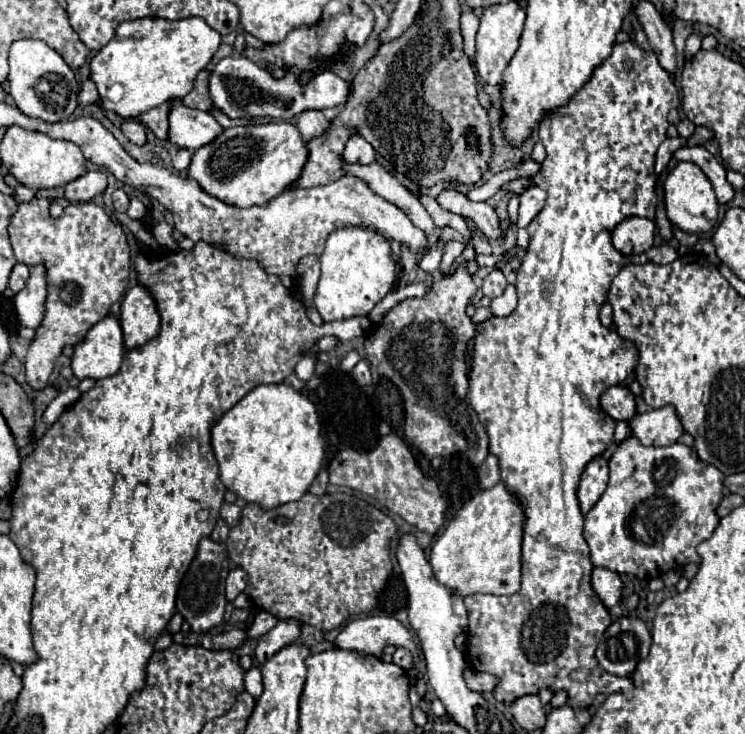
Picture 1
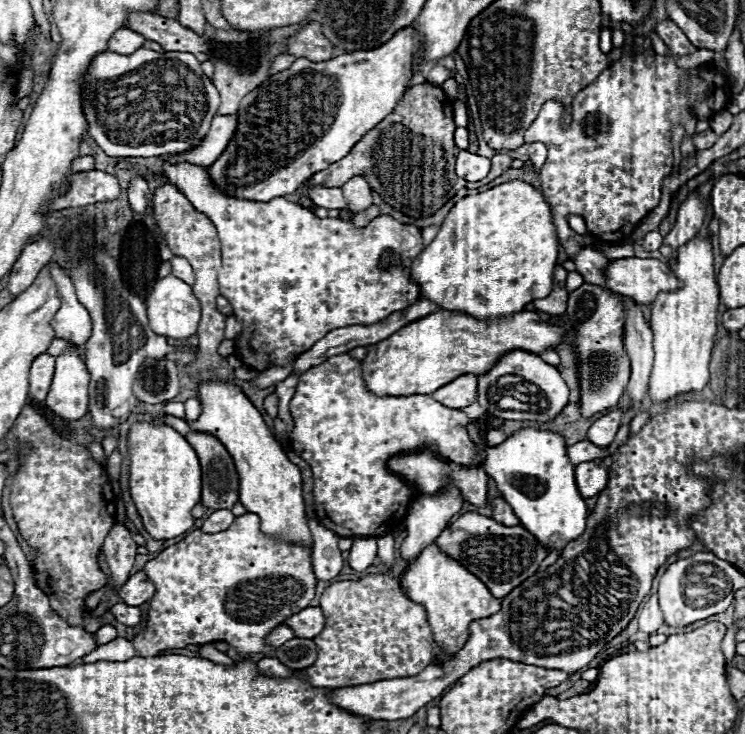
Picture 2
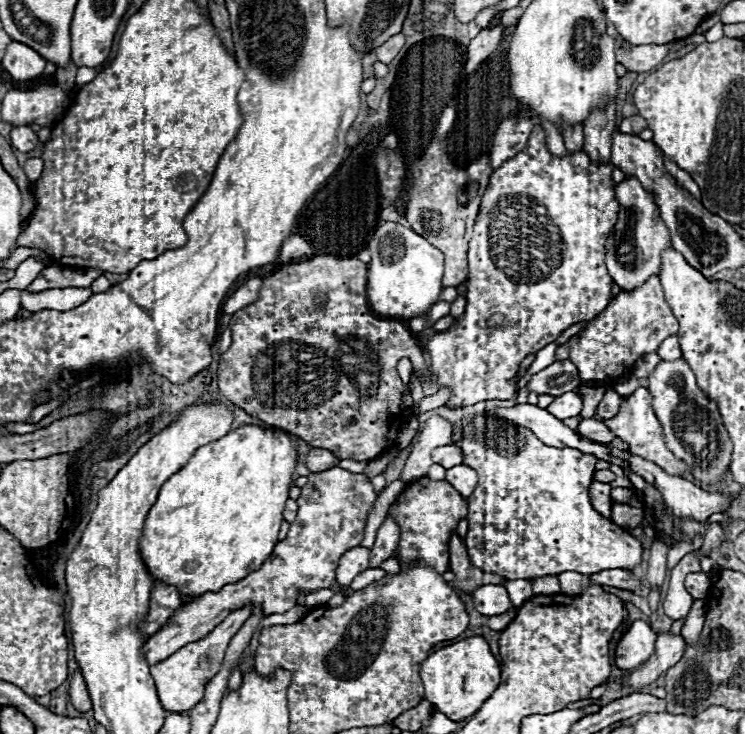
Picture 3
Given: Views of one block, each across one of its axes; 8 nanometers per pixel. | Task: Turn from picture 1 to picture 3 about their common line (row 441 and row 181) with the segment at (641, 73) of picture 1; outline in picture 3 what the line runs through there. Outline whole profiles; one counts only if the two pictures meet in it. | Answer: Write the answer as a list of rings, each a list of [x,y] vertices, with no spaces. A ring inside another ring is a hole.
[[[536,124],[532,128],[530,140],[526,144],[526,148],[516,154],[514,158],[506,160],[500,168],[496,168],[490,176],[490,184],[482,196],[482,204],[480,204],[480,212],[474,224],[474,236],[470,240],[470,248],[468,248],[468,270],[470,276],[466,280],[466,310],[462,316],[456,318],[456,322],[446,330],[446,332],[438,332],[434,334],[428,344],[426,350],[430,354],[430,386],[436,388],[450,388],[450,400],[446,402],[446,408],[456,410],[456,408],[464,408],[464,406],[472,406],[476,402],[482,400],[510,400],[516,396],[516,392],[520,390],[516,382],[516,372],[518,366],[524,362],[526,356],[536,354],[538,350],[542,350],[546,344],[556,342],[564,330],[568,330],[572,324],[578,322],[588,322],[592,318],[596,318],[610,302],[610,286],[612,286],[612,278],[608,276],[606,264],[604,264],[604,242],[606,238],[612,234],[614,224],[618,222],[618,200],[614,198],[614,182],[612,182],[612,170],[614,166],[610,162],[594,162],[588,158],[588,154],[584,150],[580,152],[568,152],[566,156],[554,156],[550,154],[548,146],[546,146],[546,136],[540,124]]]

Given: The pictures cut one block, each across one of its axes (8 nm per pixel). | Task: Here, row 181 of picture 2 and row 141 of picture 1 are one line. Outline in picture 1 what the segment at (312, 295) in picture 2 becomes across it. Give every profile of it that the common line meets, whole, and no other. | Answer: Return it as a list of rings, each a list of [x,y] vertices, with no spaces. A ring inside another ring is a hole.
[[[174,98],[170,102],[168,122],[170,122],[168,140],[188,150],[198,150],[200,146],[208,144],[222,132],[222,126],[208,112],[190,108],[182,104],[180,98]]]

